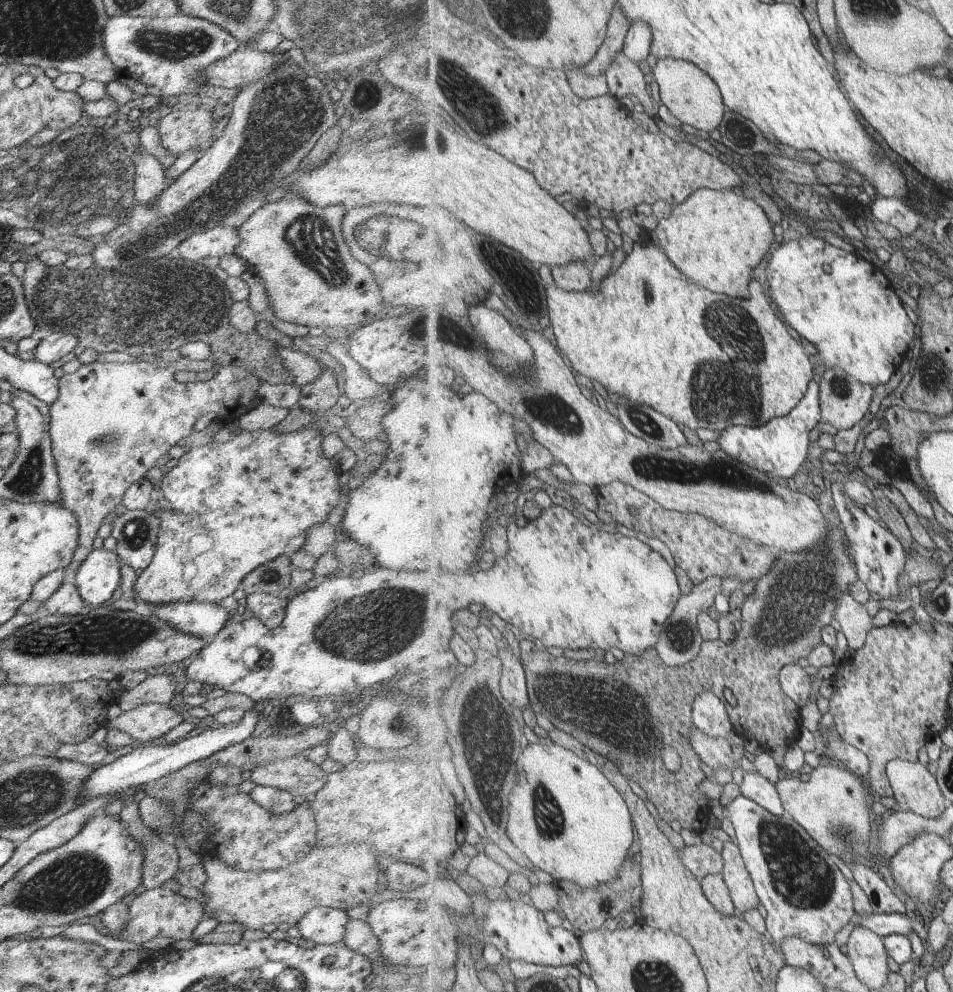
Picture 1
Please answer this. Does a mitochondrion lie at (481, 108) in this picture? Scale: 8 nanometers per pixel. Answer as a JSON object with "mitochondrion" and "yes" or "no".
{"mitochondrion":"yes"}

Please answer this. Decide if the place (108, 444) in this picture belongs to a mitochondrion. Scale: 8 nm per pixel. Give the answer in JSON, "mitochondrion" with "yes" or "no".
{"mitochondrion":"yes"}

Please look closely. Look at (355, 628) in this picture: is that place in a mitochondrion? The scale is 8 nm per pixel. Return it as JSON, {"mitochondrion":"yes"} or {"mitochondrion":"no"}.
{"mitochondrion":"yes"}

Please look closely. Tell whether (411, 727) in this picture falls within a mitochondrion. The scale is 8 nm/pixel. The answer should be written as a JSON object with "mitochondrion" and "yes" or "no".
{"mitochondrion":"yes"}

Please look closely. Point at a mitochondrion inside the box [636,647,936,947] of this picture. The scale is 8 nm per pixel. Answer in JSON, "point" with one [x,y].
{"point":[802,877]}

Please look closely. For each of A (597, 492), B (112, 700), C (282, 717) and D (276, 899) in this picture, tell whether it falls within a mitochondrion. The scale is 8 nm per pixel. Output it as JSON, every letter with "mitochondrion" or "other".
{"A":"other","B":"other","C":"other","D":"other"}

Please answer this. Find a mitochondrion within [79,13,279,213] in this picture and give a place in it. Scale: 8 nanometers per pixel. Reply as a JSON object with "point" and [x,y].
{"point":[168,46]}

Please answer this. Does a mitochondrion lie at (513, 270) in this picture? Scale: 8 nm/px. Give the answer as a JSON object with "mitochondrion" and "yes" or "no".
{"mitochondrion":"yes"}

